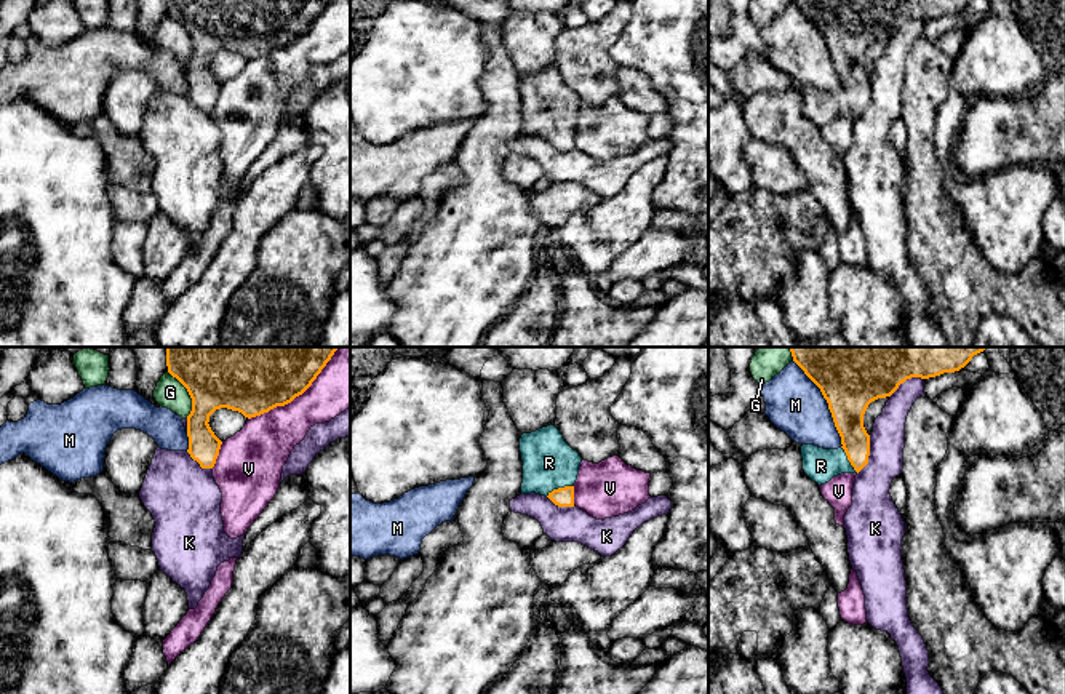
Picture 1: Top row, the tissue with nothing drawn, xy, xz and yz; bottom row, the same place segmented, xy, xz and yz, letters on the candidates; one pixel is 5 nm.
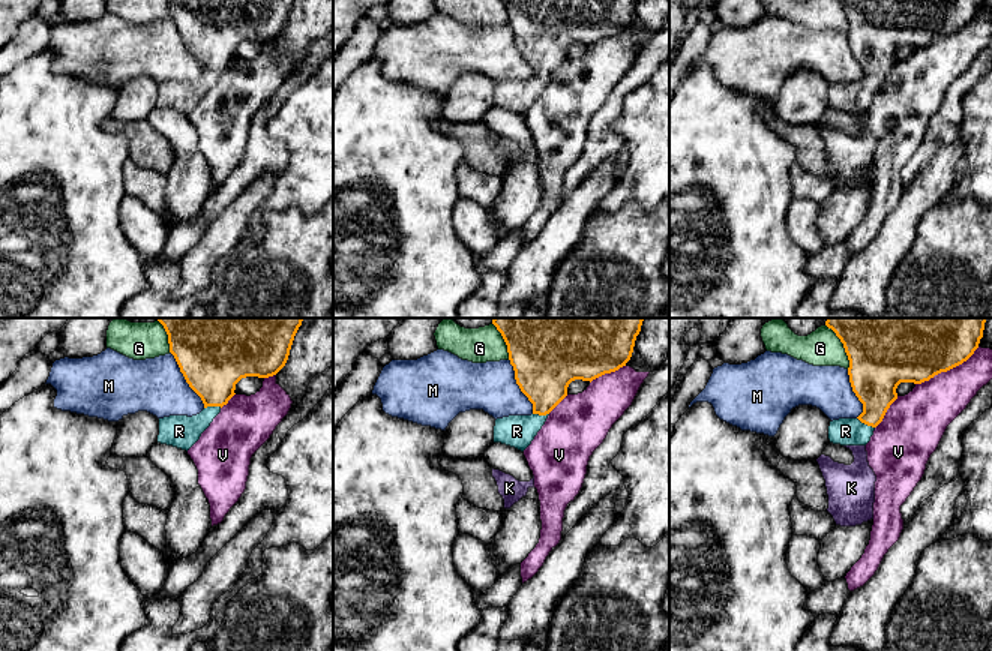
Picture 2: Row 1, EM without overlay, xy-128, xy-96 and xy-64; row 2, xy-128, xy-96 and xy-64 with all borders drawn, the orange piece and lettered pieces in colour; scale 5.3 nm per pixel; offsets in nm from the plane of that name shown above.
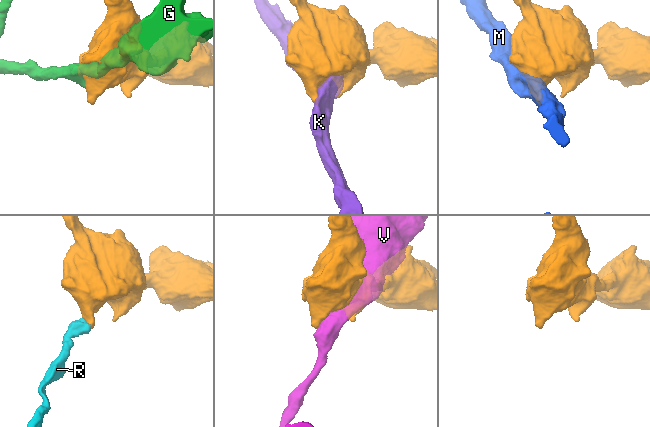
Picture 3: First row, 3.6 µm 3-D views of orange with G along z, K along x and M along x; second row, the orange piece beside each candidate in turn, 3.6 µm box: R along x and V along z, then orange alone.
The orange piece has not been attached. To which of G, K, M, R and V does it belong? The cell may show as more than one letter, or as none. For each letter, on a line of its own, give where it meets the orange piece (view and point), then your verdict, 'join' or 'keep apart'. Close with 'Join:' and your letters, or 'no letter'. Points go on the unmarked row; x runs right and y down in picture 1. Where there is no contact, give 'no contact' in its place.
G: contact xy (189, 35); keep apart
K: contact yz (869, 96); keep apart
M: contact yz (827, 43); keep apart
R: contact xz (558, 130); join
V: contact xy (291, 42); keep apart
Join: R

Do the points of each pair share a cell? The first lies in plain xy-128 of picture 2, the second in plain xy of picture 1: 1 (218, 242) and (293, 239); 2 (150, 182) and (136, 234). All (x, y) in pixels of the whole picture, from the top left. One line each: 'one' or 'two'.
1: two
2: two

